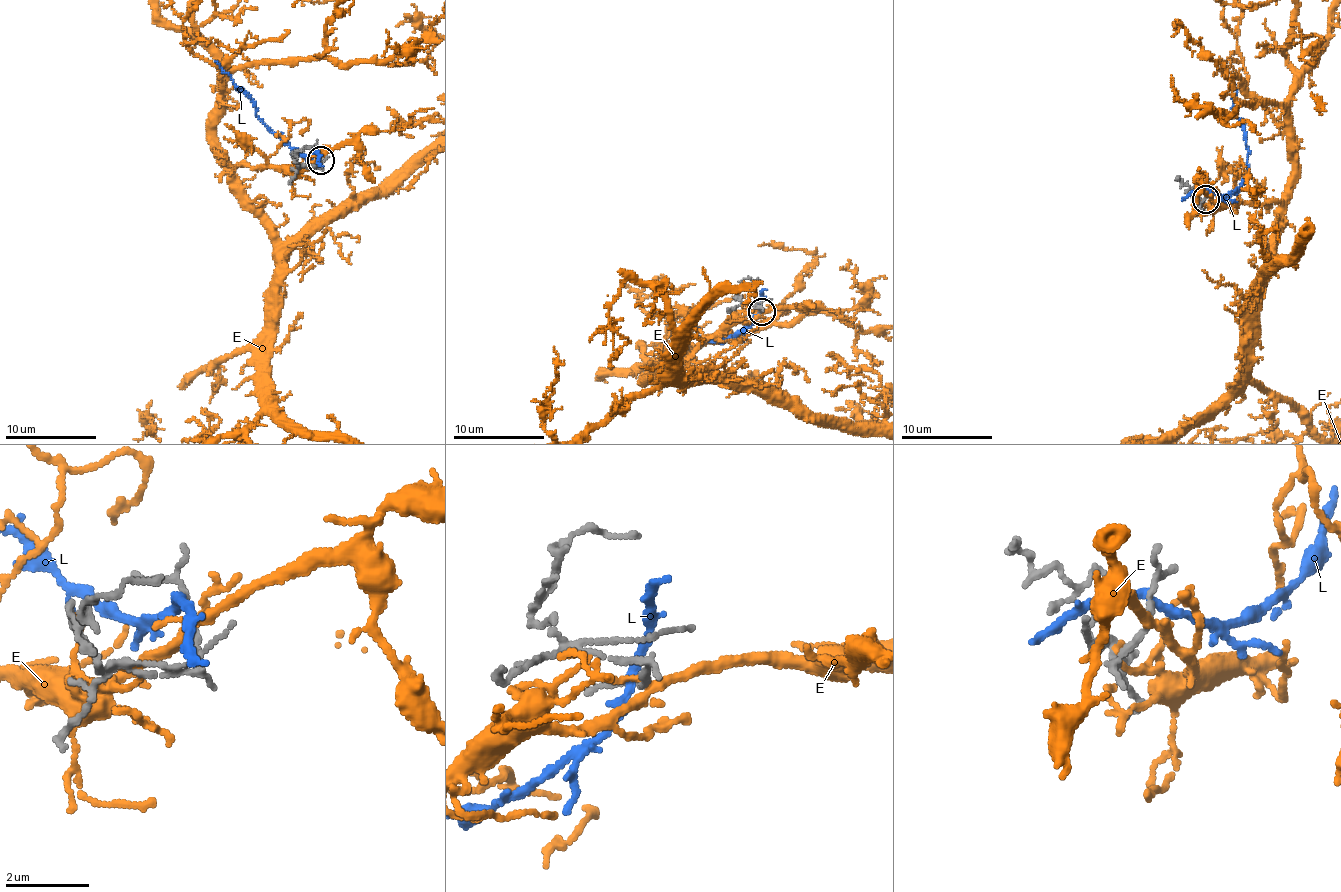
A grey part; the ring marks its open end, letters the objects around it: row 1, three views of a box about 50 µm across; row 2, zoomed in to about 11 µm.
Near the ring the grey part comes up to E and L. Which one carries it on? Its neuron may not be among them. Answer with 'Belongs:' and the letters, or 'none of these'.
Belongs: none of these

